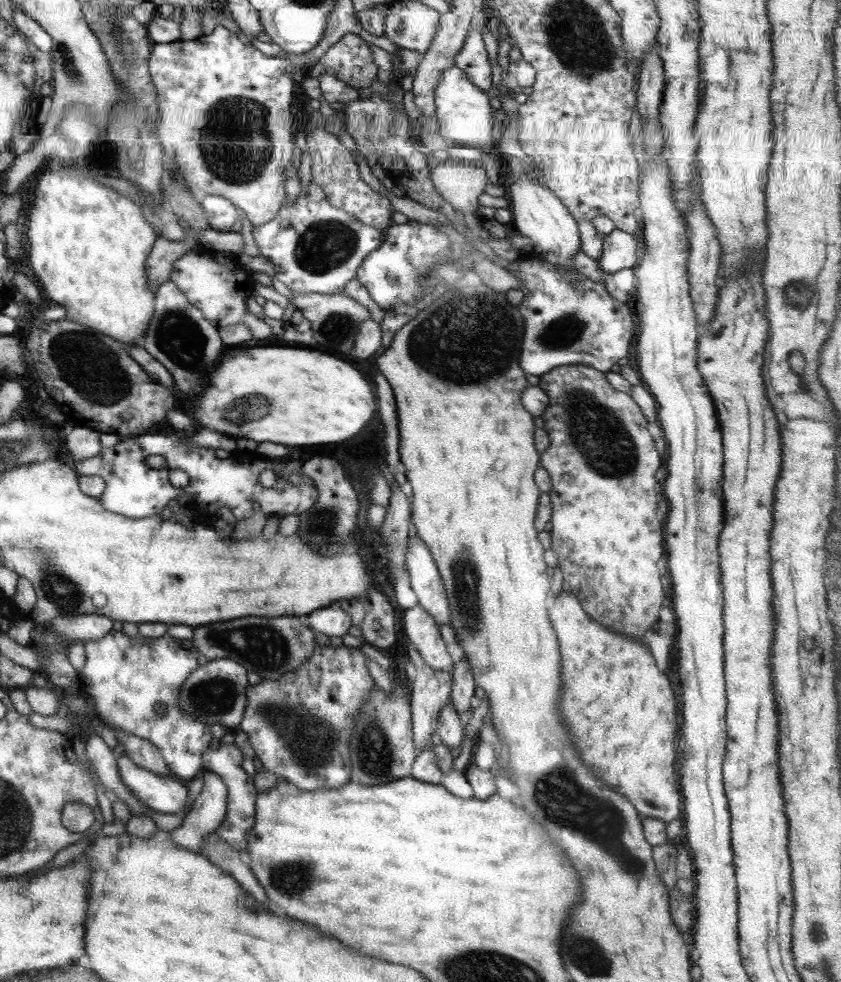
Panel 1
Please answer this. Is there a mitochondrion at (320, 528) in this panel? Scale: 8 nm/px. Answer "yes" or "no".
yes

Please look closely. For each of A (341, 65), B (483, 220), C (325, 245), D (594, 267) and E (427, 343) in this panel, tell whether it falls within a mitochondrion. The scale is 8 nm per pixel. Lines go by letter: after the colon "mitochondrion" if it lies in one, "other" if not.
A: other
B: other
C: mitochondrion
D: other
E: mitochondrion

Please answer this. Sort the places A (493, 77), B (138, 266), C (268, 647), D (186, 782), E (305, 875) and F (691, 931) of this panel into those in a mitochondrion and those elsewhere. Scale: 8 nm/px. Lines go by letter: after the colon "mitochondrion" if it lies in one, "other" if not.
A: other
B: other
C: mitochondrion
D: other
E: mitochondrion
F: other

